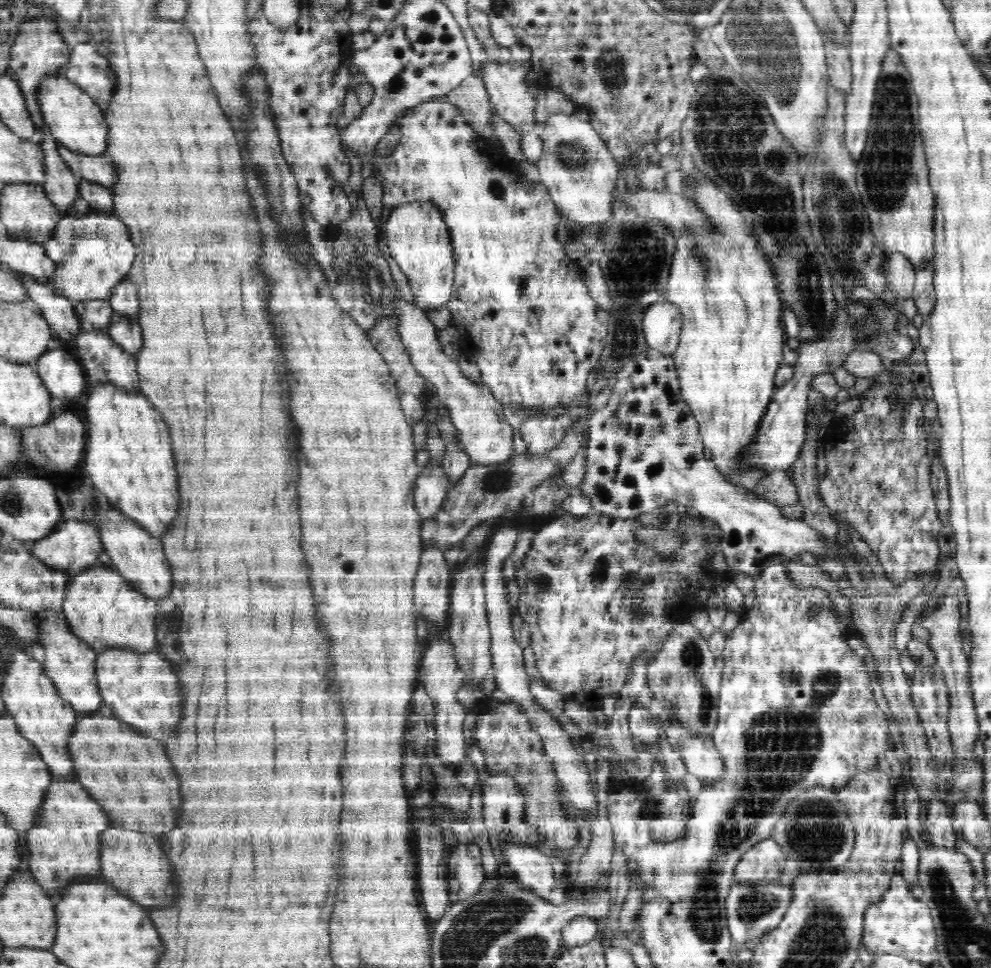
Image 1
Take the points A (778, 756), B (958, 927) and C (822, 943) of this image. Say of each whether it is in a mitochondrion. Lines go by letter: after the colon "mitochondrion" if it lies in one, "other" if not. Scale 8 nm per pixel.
A: mitochondrion
B: mitochondrion
C: mitochondrion

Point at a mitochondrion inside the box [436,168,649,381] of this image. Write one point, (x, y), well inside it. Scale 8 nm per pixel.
(627, 330)

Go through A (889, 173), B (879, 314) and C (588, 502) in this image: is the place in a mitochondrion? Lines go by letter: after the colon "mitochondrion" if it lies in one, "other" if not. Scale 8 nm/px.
A: mitochondrion
B: mitochondrion
C: other

